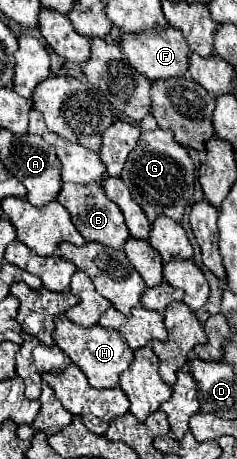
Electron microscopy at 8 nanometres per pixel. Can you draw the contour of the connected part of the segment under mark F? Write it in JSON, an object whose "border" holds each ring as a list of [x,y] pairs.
{"border":[[[168,26],[166,30],[146,30],[140,34],[122,34],[120,38],[120,46],[124,56],[130,60],[130,64],[146,78],[150,80],[166,80],[166,78],[184,78],[184,74],[188,72],[188,44],[182,38],[182,34],[178,30],[174,30],[172,26]]]}

